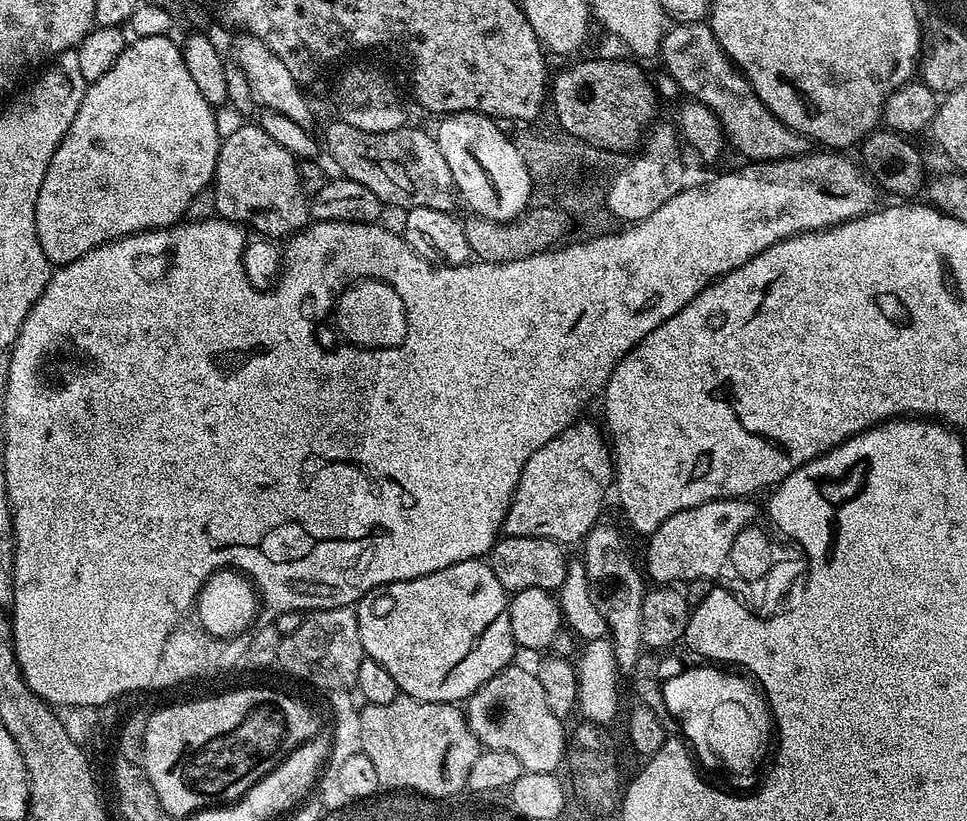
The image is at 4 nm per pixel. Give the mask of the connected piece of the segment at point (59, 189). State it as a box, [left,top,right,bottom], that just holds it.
[34,34,221,266]

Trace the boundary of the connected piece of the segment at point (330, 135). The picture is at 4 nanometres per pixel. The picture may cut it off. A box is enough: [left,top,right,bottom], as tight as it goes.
[322,118,458,213]

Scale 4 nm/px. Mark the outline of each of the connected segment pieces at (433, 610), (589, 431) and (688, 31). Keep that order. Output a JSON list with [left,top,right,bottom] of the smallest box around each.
[[355,559,518,704],[504,420,614,546],[659,23,810,162]]

